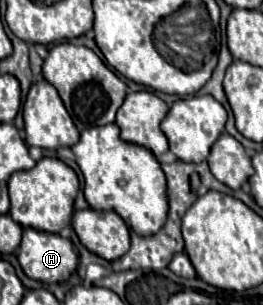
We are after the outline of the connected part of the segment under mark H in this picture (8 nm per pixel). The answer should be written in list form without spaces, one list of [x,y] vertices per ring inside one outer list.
[[[26,227],[18,249],[18,263],[30,279],[56,283],[66,281],[76,271],[78,255],[70,239]]]

